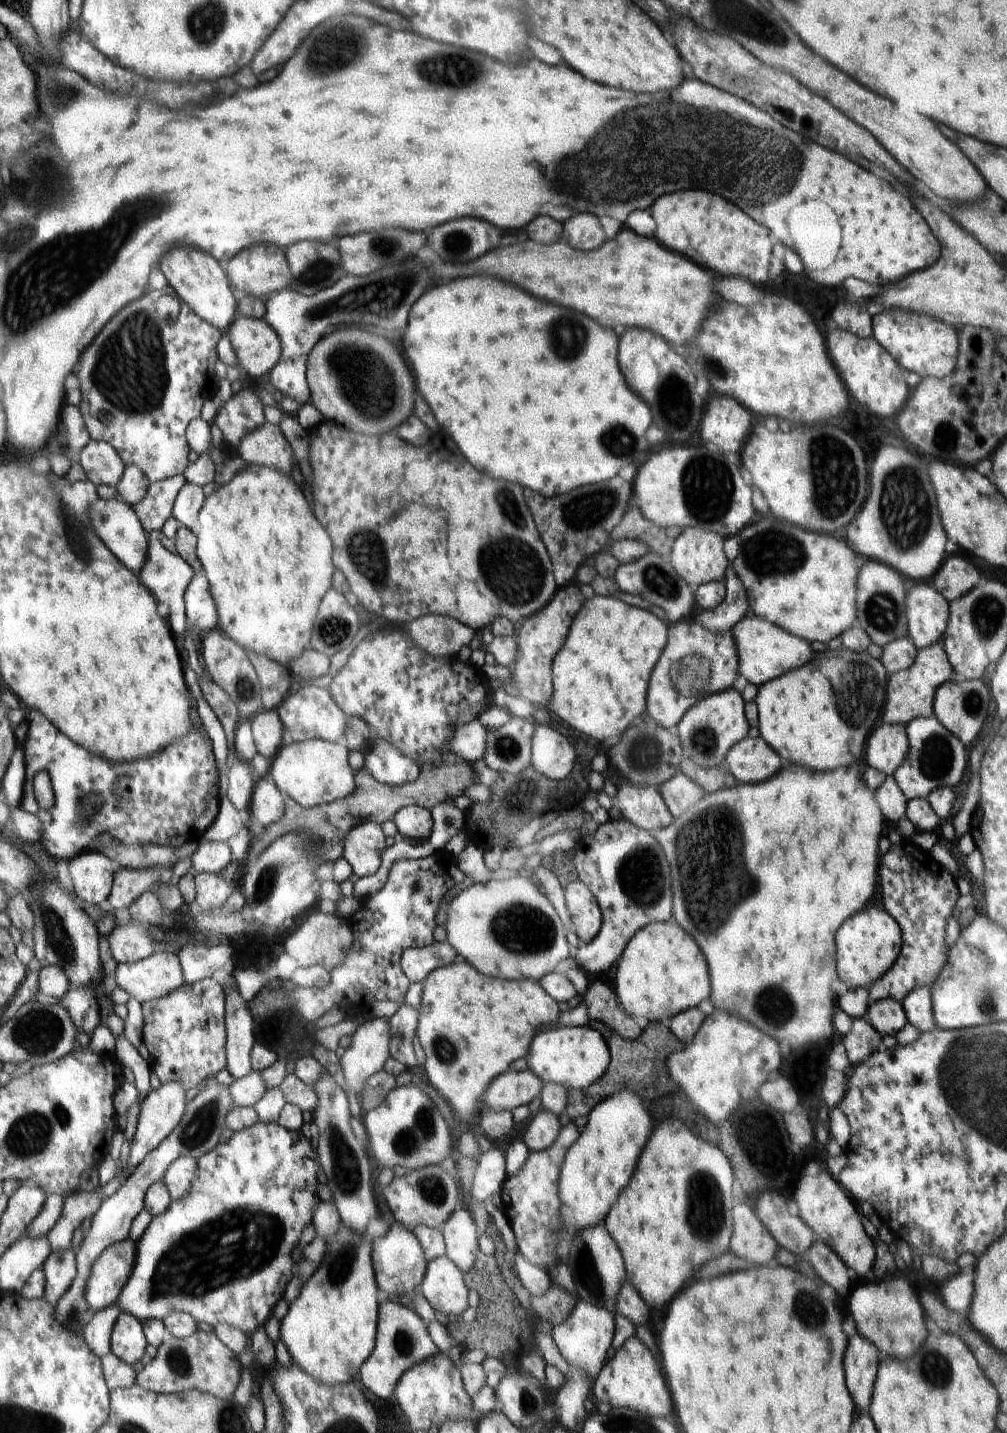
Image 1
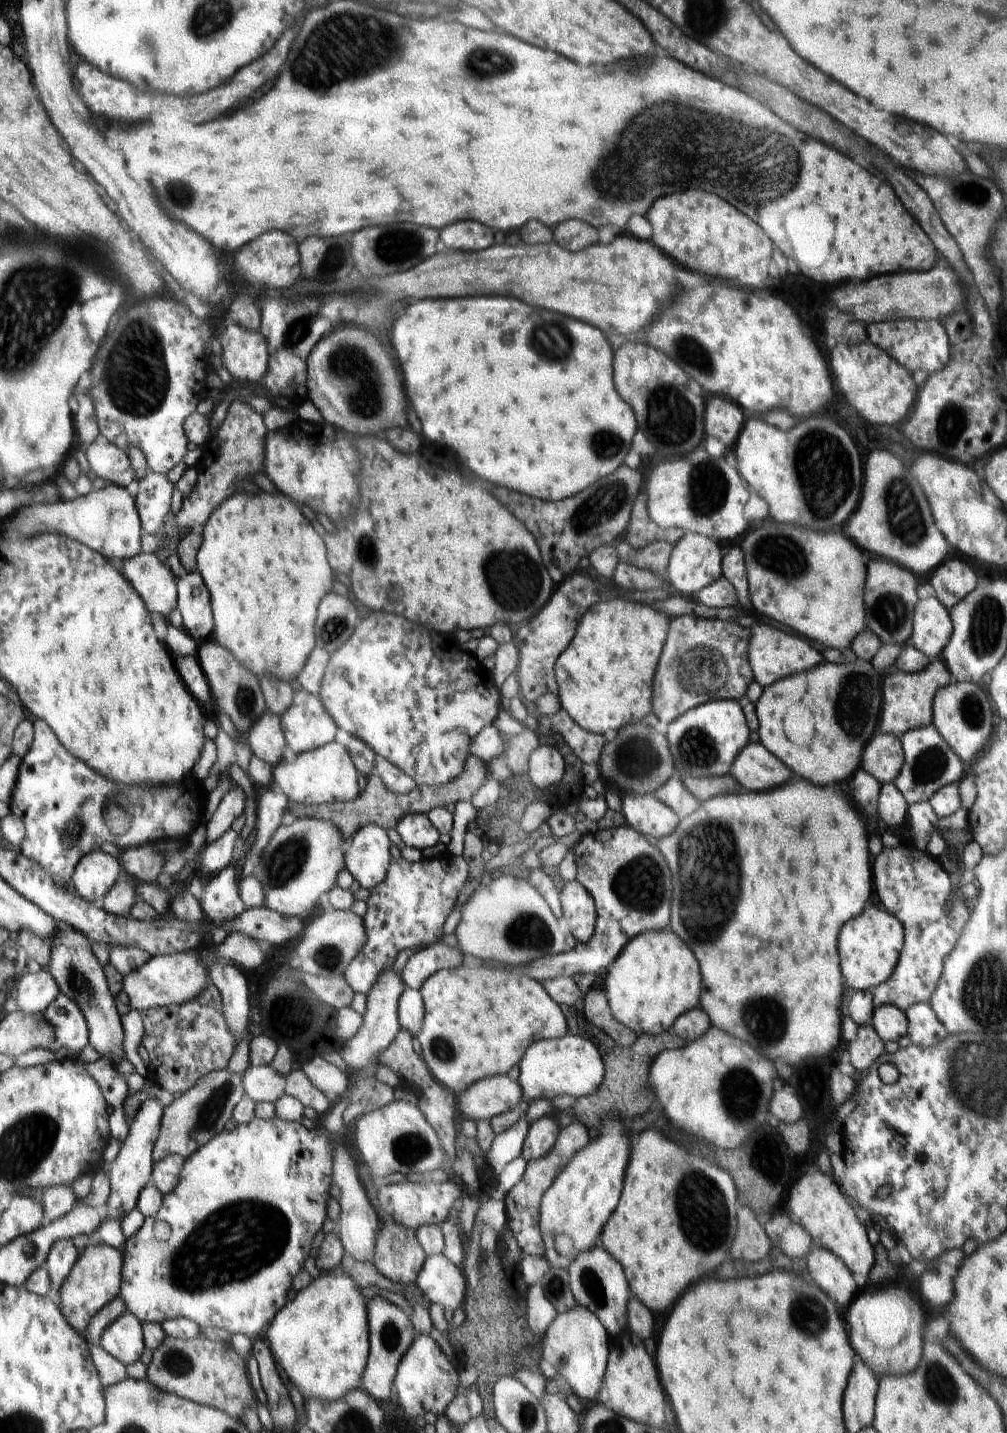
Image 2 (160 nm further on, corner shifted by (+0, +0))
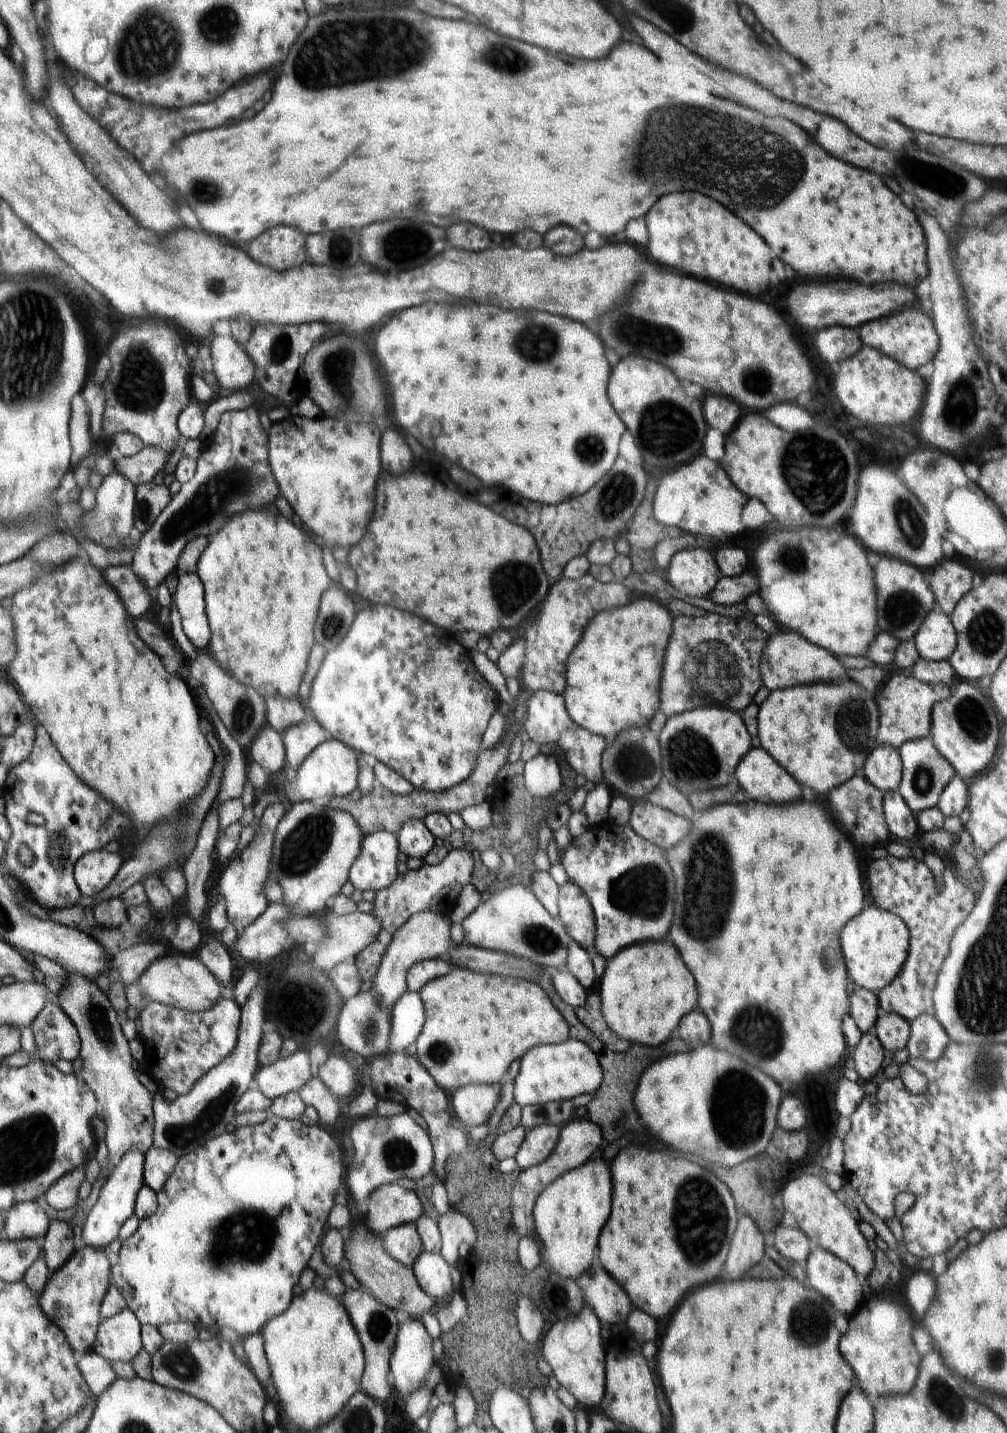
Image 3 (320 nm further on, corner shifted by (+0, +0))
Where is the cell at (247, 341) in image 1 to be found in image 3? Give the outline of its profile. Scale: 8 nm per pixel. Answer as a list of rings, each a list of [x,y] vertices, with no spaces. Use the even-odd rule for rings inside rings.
[[[211,335],[211,353],[207,362],[224,390],[244,390],[256,377],[256,369],[249,354],[234,337]]]

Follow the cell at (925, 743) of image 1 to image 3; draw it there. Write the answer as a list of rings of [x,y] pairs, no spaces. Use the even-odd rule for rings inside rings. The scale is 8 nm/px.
[[[931,736],[928,739],[908,741],[897,751],[901,755],[903,766],[898,791],[906,804],[914,814],[936,807],[945,788],[956,778],[956,769],[941,755],[941,752],[938,752]]]

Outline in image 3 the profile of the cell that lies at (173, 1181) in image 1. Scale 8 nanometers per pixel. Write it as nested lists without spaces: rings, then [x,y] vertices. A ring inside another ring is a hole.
[[[150,1148],[145,1152],[145,1185],[155,1193],[164,1190],[170,1174],[172,1174],[179,1156],[168,1149]]]

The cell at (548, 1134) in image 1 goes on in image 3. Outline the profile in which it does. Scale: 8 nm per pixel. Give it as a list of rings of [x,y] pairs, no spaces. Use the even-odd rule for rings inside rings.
[[[541,1124],[527,1130],[524,1142],[515,1156],[517,1166],[521,1169],[544,1163],[554,1152],[560,1140],[560,1125]]]

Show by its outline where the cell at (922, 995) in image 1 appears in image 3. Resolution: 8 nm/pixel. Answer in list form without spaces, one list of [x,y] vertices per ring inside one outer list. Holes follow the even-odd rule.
[[[922,1015],[911,1022],[910,1042],[906,1050],[910,1059],[937,1062],[945,1054],[951,1040],[935,1016]]]

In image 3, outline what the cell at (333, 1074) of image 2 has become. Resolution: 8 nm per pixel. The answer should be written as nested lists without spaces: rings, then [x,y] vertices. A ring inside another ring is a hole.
[[[330,1056],[326,1062],[317,1068],[318,1078],[330,1088],[334,1096],[348,1097],[354,1086],[354,1068],[344,1057]]]

